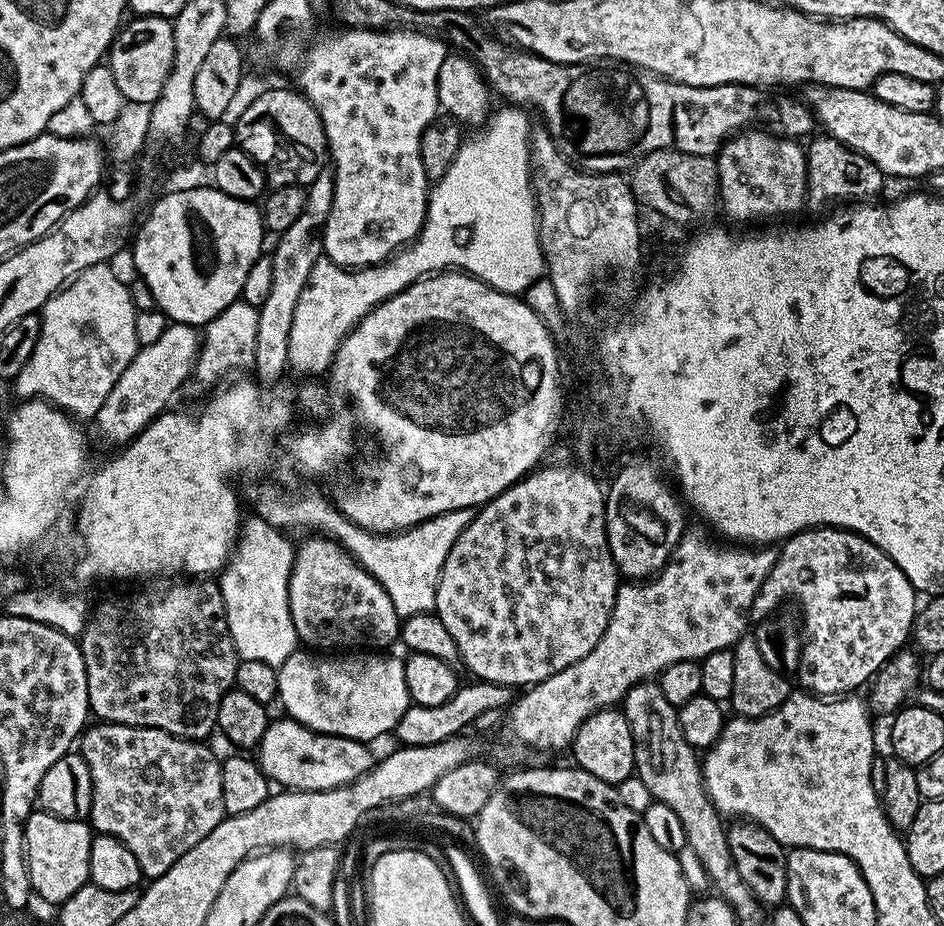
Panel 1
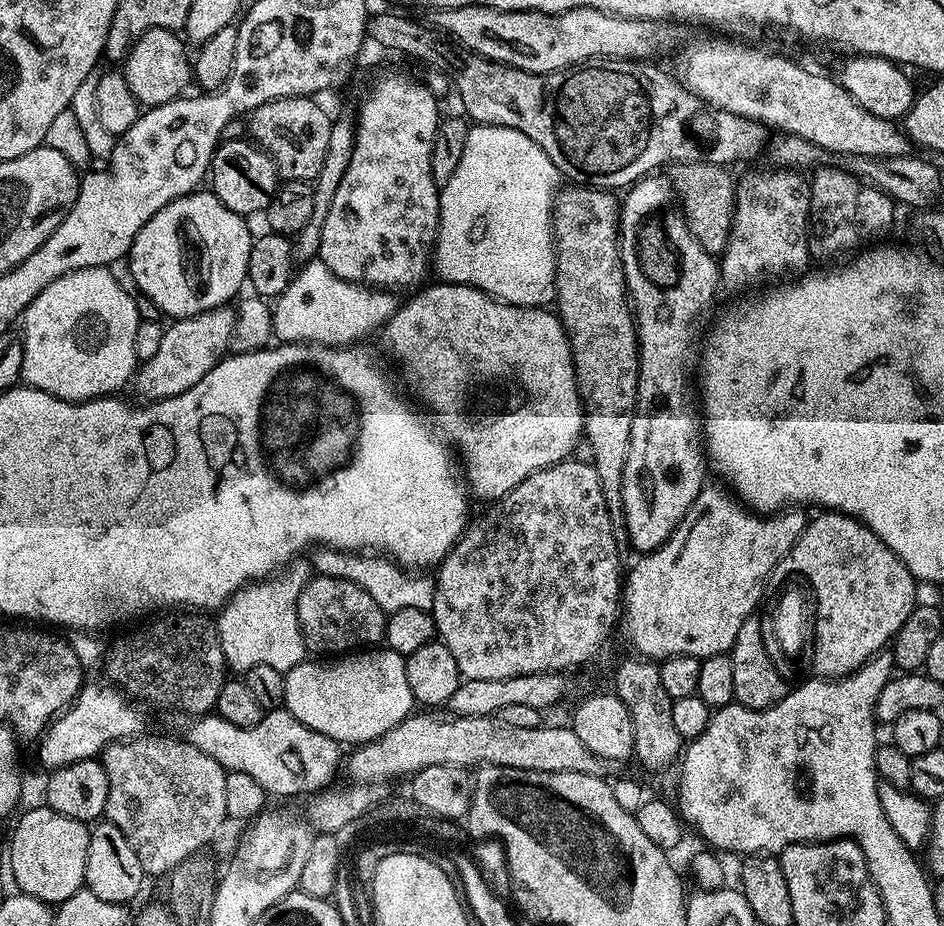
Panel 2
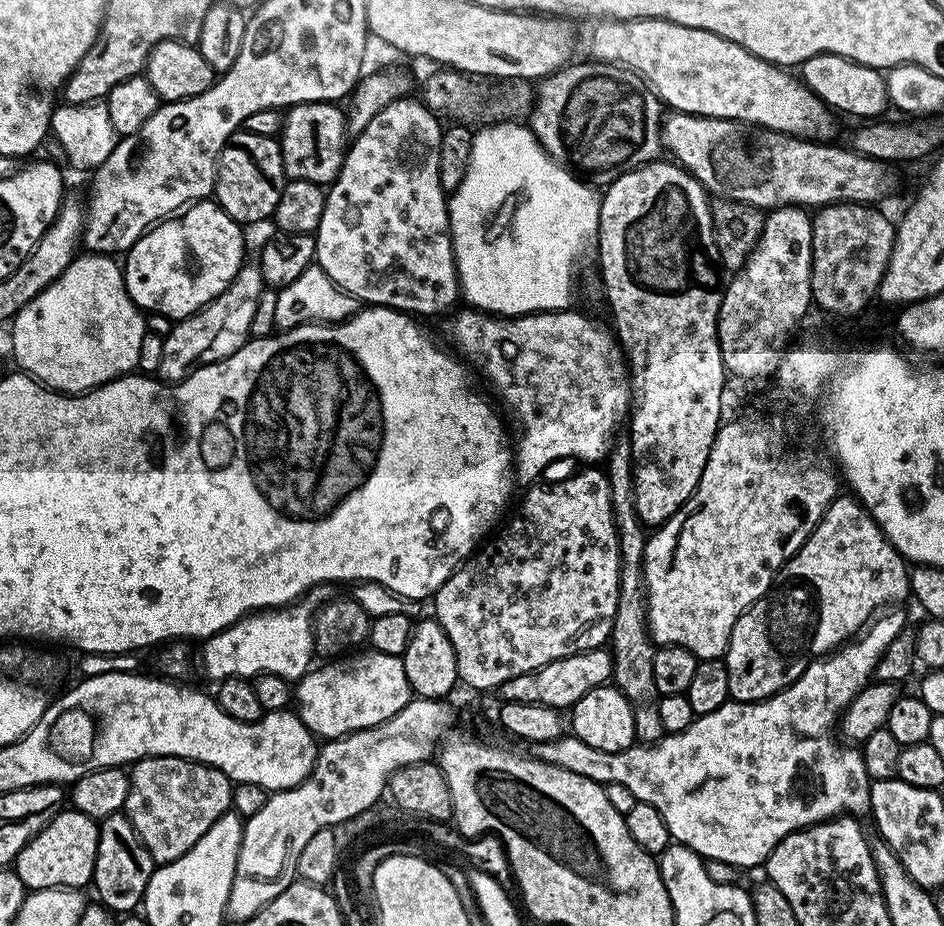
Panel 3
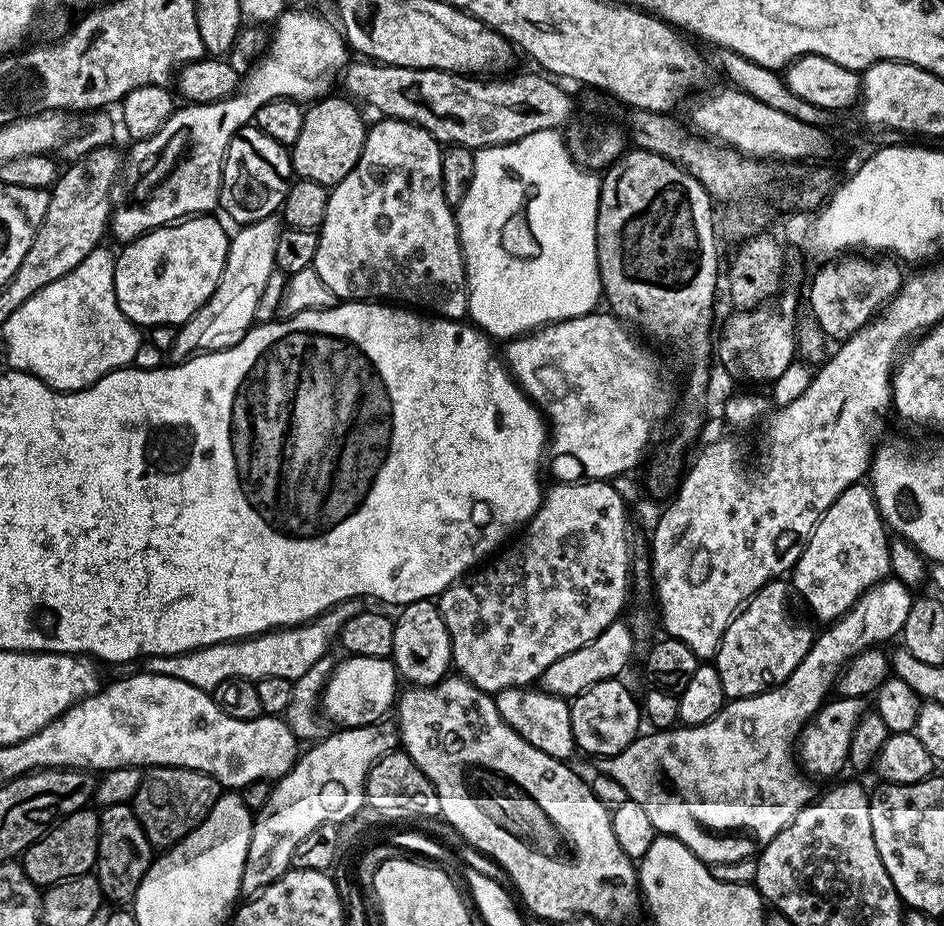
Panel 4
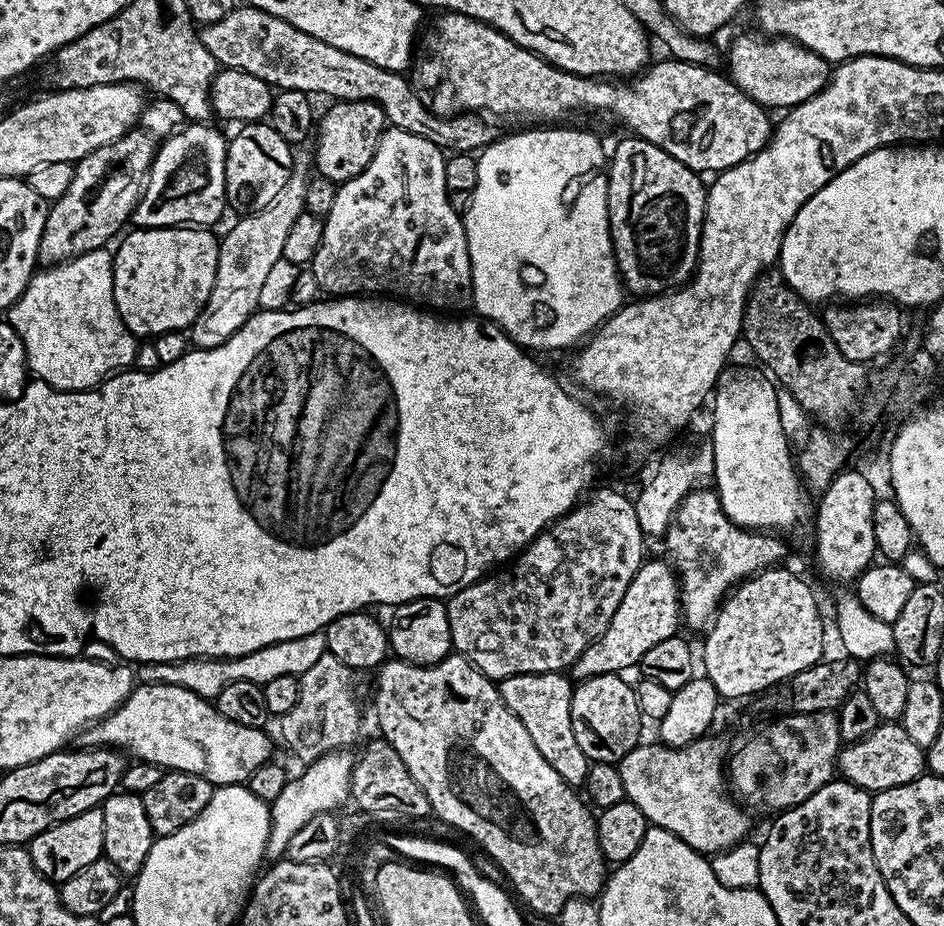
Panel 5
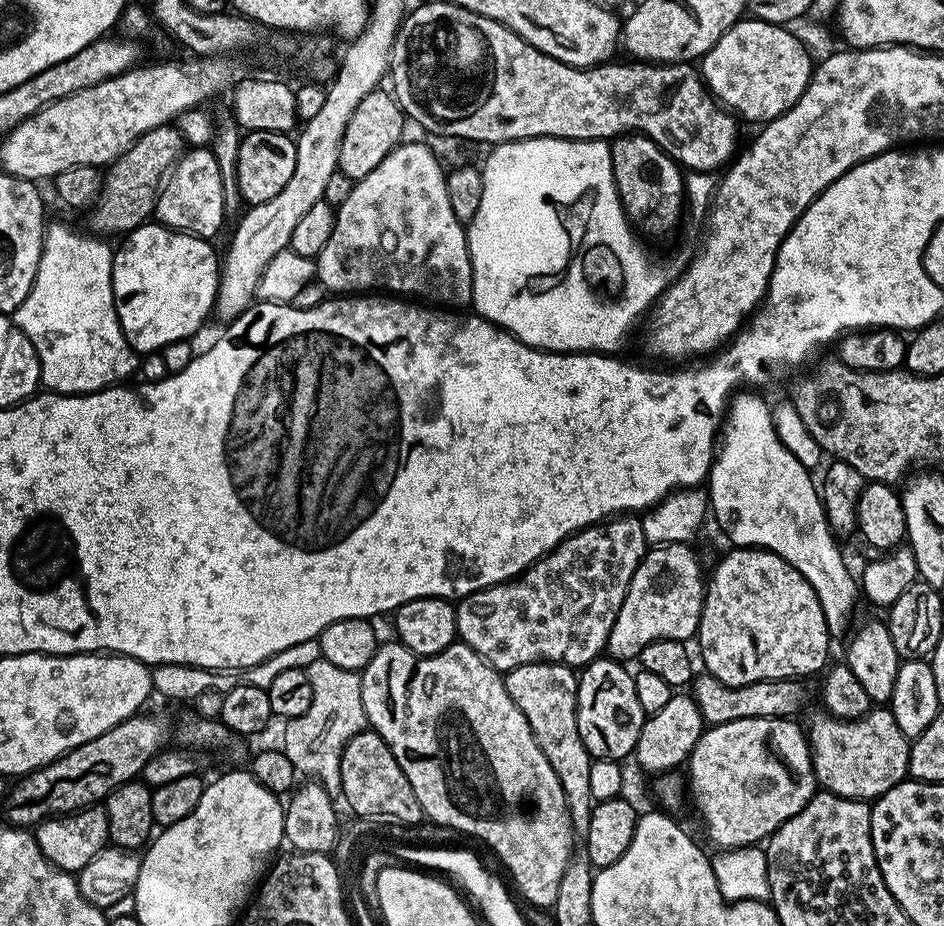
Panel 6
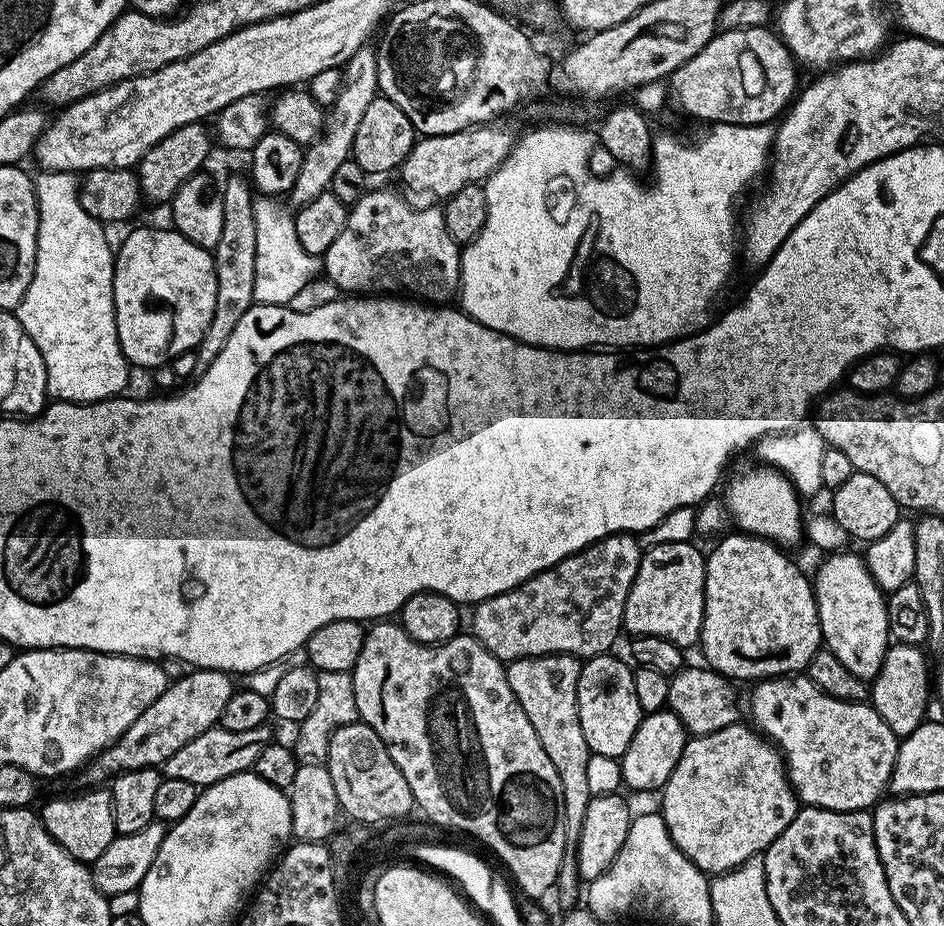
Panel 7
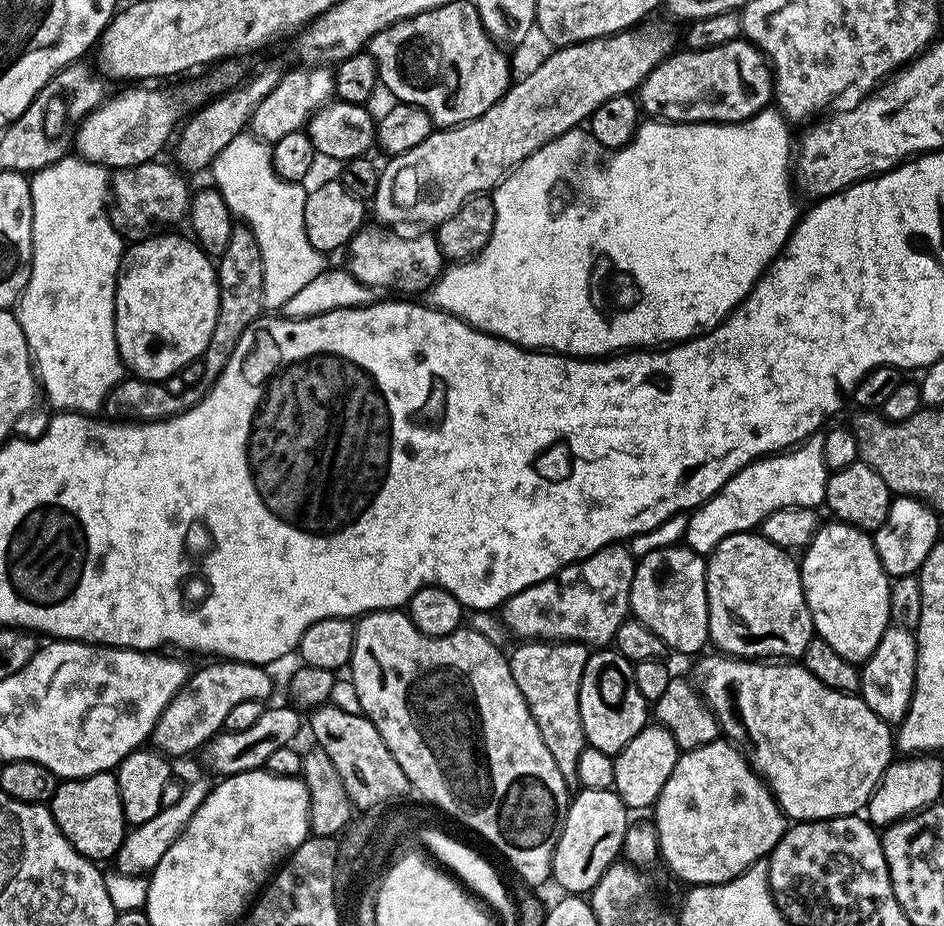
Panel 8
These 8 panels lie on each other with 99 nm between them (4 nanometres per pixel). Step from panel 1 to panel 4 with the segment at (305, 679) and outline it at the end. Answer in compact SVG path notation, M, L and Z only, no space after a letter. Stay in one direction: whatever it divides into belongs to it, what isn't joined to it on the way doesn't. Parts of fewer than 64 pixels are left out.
M365 656L343 657L325 682L320 694L319 707L323 715L329 716L340 728L361 728L385 719L388 711L393 711L398 700L398 673L391 659L366 658Z

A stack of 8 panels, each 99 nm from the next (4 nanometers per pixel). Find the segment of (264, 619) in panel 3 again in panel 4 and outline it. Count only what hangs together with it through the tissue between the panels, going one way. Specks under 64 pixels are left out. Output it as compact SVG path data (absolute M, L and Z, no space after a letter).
M355 596L353 599L344 599L336 603L305 625L299 625L293 629L277 629L274 632L265 632L260 636L248 637L246 640L237 642L211 644L206 648L174 656L145 657L142 668L148 673L158 673L189 682L192 686L207 692L217 688L226 678L232 677L244 677L255 681L261 680L262 677L278 677L295 681L303 676L316 660L327 655L328 646L337 639L342 626L350 618L367 610L367 599Z

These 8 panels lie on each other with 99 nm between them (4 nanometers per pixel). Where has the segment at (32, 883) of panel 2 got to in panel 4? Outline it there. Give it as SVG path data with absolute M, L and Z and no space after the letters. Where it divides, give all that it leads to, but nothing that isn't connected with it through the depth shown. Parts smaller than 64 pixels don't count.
M92 810L70 814L59 824L53 824L22 853L24 872L37 886L60 884L76 876L87 876L96 867L96 851L100 837L100 817Z

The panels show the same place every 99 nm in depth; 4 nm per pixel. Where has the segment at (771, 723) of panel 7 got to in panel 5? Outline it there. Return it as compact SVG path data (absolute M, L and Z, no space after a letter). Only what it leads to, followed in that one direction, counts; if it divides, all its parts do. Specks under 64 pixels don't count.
M881 722L866 738L854 744L844 744L838 757L838 772L854 786L870 793L890 790L906 782L914 782L925 771L926 752L913 742L910 734L898 722Z

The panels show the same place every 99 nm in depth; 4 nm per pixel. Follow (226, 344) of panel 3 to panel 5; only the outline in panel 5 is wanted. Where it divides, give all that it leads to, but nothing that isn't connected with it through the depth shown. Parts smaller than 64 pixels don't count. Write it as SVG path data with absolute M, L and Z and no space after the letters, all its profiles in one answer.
M302 158L295 161L292 177L286 182L268 208L252 215L241 215L237 224L220 240L216 281L204 311L198 314L190 329L190 340L198 348L216 348L239 330L252 313L260 308L258 293L274 262L282 258L282 245L290 235L290 225L305 211L304 199L310 179L310 164Z

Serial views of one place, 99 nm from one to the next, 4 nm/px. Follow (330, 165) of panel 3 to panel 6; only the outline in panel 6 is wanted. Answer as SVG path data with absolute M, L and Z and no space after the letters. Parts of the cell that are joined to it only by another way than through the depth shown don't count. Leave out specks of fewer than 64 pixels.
M377 90L366 94L366 98L358 102L358 110L350 114L350 122L346 122L346 134L342 134L342 146L338 146L339 172L353 182L366 178L366 174L370 174L370 170L374 170L374 166L405 139L404 124L404 111L391 91Z

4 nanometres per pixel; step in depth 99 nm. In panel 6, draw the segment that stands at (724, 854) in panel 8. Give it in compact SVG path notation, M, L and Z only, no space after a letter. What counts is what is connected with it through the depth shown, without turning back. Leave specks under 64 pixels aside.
M775 716L770 718L738 718L738 722L726 722L725 724L714 724L705 727L703 734L698 738L694 750L688 755L686 761L686 769L688 768L686 788L691 799L692 796L696 799L696 808L700 811L701 818L704 819L704 832L717 844L715 846L717 849L750 848L767 841L769 836L773 836L787 820L794 818L794 814L803 810L816 795L818 785L816 775L812 772L812 750L808 747L805 729L803 727L799 728L795 722L796 720L792 718L777 718Z

